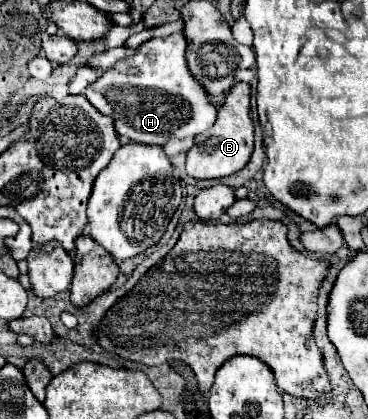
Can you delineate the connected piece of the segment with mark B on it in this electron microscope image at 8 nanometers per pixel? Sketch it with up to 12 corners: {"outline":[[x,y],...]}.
{"outline":[[236,82],[186,154],[192,178],[242,170],[254,150],[250,86]]}

